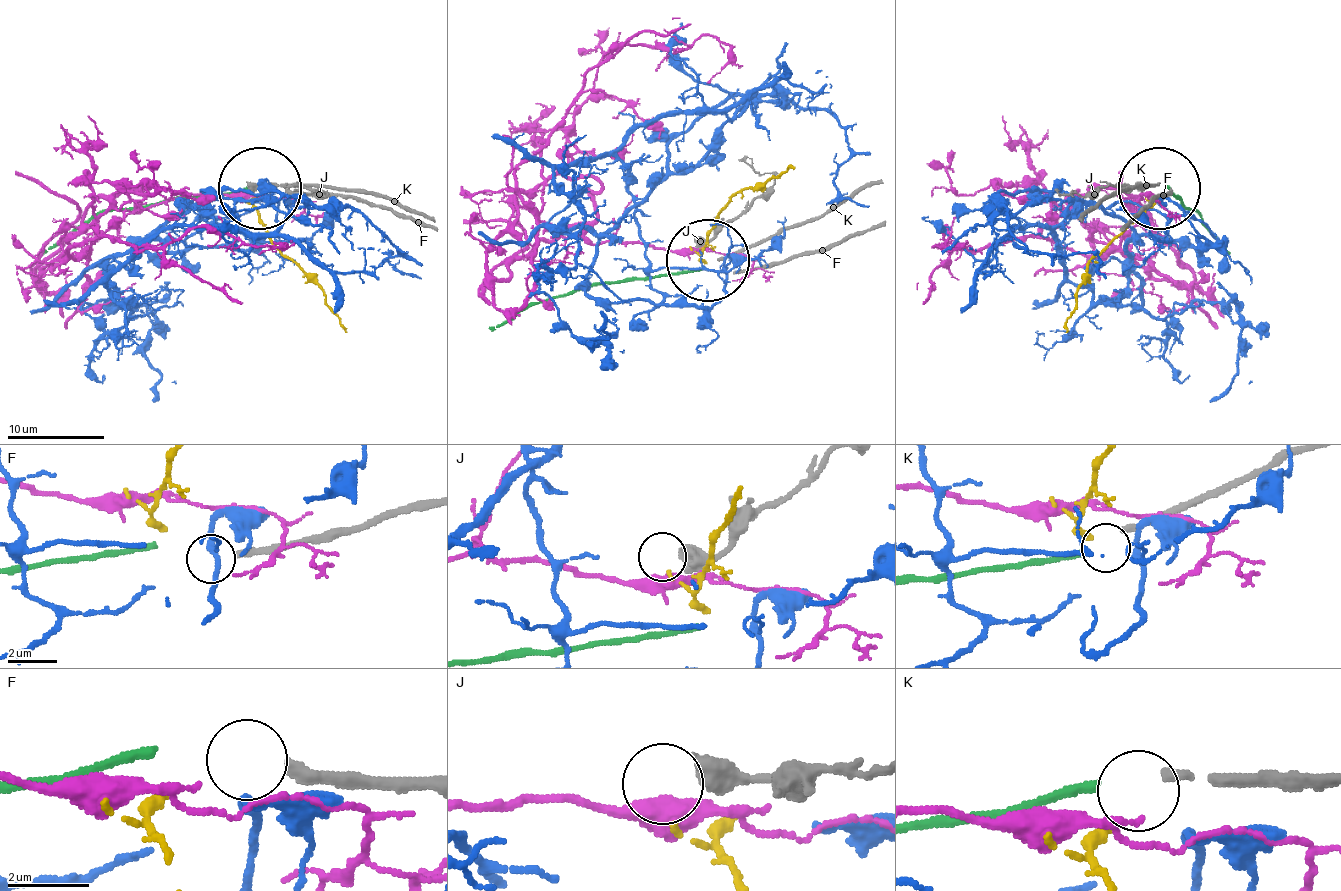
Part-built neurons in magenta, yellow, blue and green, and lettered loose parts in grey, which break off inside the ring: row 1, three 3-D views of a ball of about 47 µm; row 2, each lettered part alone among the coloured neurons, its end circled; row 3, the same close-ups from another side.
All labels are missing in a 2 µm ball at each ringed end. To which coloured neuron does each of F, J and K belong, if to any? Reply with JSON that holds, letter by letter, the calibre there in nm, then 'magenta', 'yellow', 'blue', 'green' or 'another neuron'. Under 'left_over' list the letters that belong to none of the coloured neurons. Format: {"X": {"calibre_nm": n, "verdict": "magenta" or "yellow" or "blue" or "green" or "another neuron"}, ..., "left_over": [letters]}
{"F": {"calibre_nm": 280, "verdict": "another neuron"}, "J": {"calibre_nm": 600, "verdict": "another neuron"}, "K": {"calibre_nm": 240, "verdict": "another neuron"}, "left_over": ["F", "J", "K"]}

